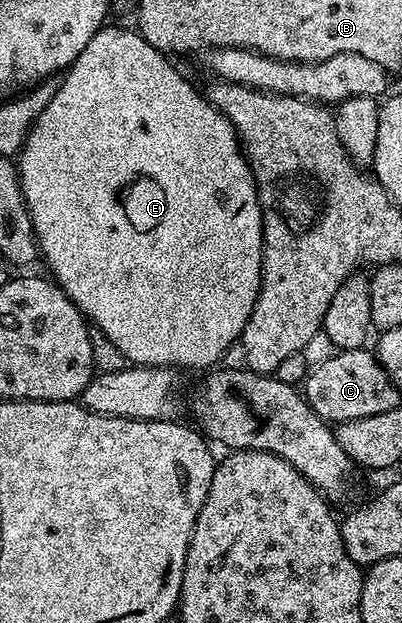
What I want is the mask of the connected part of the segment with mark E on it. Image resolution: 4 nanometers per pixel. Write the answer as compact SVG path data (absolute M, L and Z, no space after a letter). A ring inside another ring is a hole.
M104 25L84 45L84 53L76 57L76 61L61 76L62 84L59 82L54 88L52 101L39 114L34 124L30 126L30 132L26 135L26 144L16 156L16 166L18 169L18 181L22 186L22 197L26 202L26 208L30 214L30 220L34 226L34 236L38 239L38 249L41 258L46 259L50 266L49 274L53 282L61 287L62 292L69 297L74 304L82 310L82 314L95 328L103 331L104 336L112 341L123 357L126 358L127 364L136 367L169 367L171 369L183 369L182 367L206 367L210 369L221 360L222 354L230 347L235 346L241 340L244 325L248 325L248 317L256 305L256 297L260 293L262 284L262 206L258 200L258 187L254 184L254 175L250 172L250 163L246 160L246 152L242 150L242 144L238 141L238 134L234 131L234 126L228 121L228 117L222 111L217 111L210 104L209 99L201 90L197 91L172 64L169 63L167 56L163 52L156 50L137 30L129 31L126 27L110 27Z

